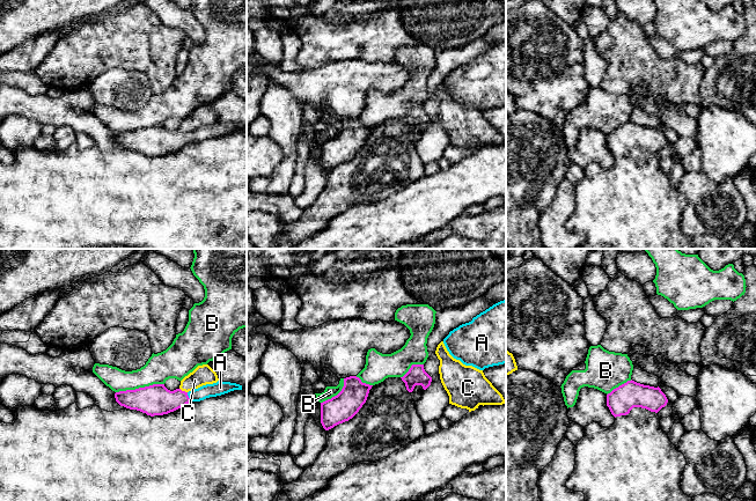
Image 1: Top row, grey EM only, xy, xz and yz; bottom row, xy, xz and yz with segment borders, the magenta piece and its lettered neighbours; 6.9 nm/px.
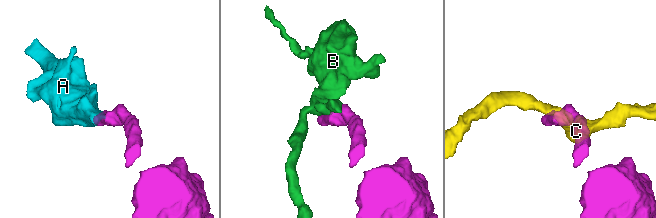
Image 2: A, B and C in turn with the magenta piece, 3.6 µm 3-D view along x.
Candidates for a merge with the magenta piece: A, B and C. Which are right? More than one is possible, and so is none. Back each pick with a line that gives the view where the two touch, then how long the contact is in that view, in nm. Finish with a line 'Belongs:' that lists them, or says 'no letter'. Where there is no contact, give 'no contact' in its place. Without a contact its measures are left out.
A: meets magenta in xy; contact 70 nm long
Belongs: A

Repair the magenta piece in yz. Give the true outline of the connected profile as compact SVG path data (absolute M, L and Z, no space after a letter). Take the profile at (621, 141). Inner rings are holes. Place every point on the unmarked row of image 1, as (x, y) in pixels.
M632 120L607 135L607 147L615 159L629 155L633 148L658 154L667 143L668 140L659 127L644 126Z

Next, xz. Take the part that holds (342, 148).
M357 117L344 119L342 132L321 143L321 164L325 171L352 160L366 143L373 126L362 124Z

